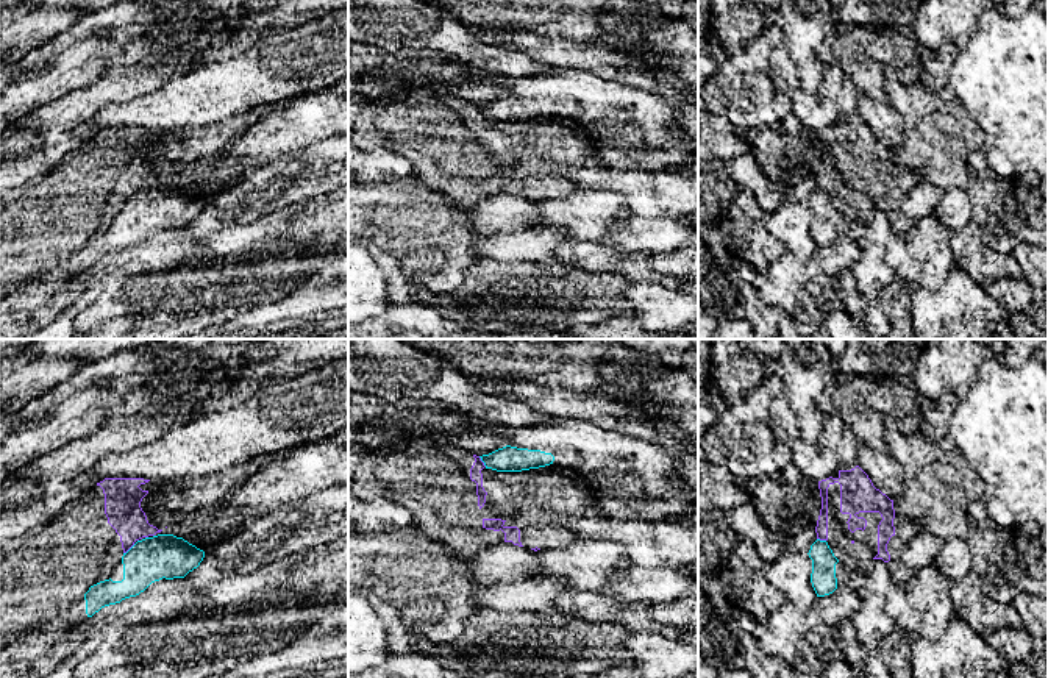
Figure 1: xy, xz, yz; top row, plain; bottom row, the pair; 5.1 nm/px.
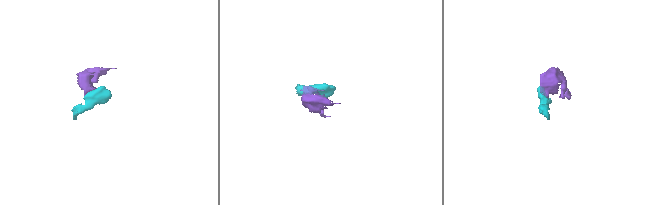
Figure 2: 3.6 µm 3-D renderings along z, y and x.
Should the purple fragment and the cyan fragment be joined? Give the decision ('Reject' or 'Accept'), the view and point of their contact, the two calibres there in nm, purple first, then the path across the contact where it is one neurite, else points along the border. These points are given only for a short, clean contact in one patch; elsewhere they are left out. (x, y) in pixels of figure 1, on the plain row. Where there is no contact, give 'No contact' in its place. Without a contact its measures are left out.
Reject. Touches purple at xy (128, 199). Thickness 190 nm (purple) against 220 nm. Boundary: xy (135, 194), (124, 203)

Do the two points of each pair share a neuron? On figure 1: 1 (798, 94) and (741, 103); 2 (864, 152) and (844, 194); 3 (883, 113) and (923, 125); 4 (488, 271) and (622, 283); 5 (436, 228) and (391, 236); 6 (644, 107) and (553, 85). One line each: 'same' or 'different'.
1: different
2: same
3: different
4: same
5: same
6: same

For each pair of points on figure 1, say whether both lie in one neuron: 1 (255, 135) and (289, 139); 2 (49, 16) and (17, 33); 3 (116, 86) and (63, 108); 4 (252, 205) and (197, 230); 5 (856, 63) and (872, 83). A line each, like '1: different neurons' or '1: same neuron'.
1: same neuron
2: same neuron
3: same neuron
4: same neuron
5: same neuron

